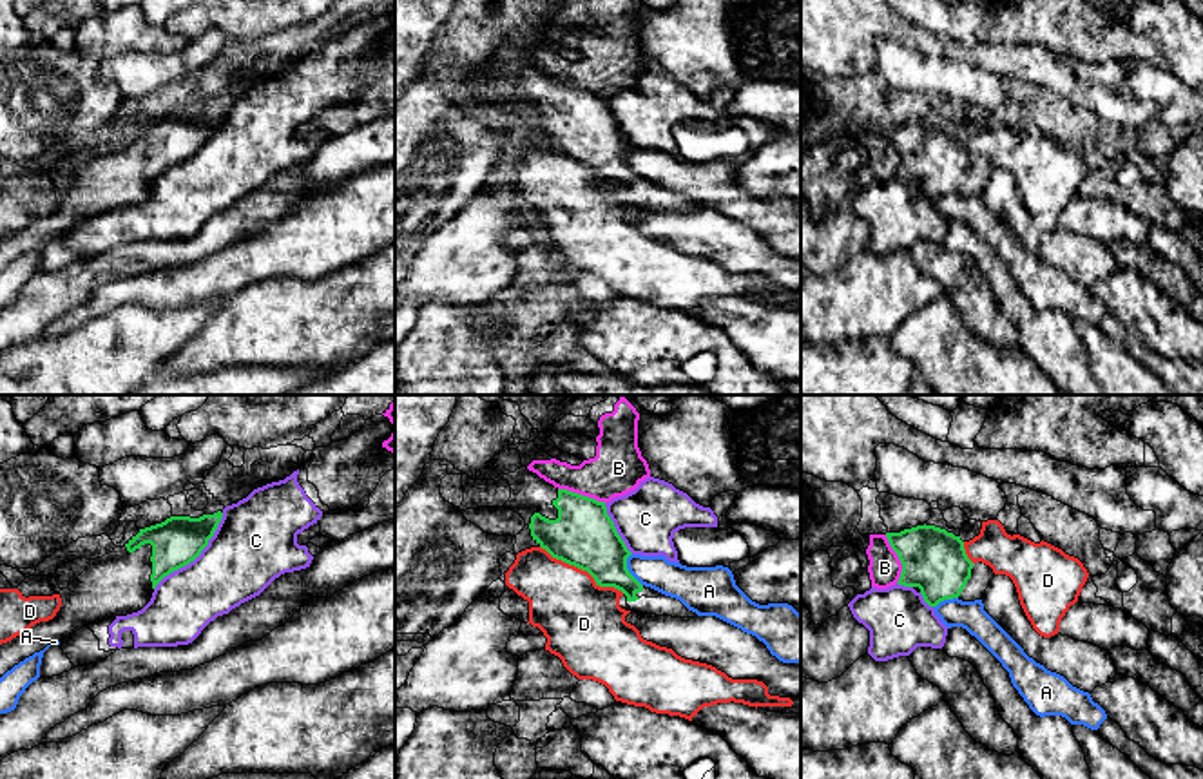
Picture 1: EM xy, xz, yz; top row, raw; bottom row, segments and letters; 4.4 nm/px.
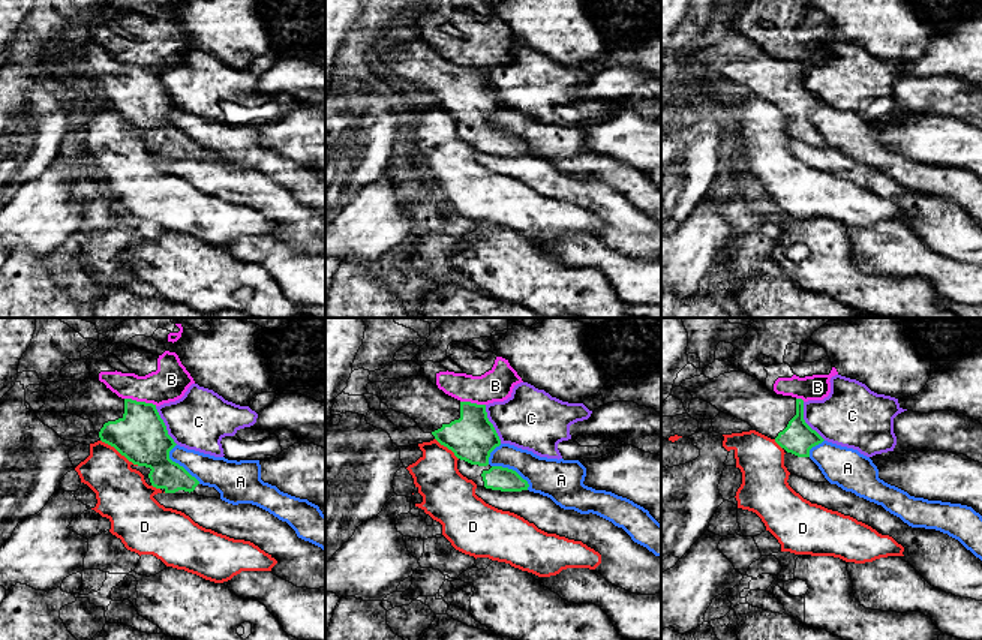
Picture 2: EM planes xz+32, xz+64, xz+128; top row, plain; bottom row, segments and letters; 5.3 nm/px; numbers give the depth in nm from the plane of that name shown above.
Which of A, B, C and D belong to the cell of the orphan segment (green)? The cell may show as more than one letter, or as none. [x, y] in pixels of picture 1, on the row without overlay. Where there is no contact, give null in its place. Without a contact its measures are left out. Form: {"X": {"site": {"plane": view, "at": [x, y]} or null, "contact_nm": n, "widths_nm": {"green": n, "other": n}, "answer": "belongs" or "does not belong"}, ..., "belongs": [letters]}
{"A": {"site": {"plane": "xz", "at": [627, 163]}, "contact_nm": 160, "widths_nm": {"green": 280, "other": 150}, "answer": "does not belong"}, "B": {"site": {"plane": "yz", "at": [899, 153]}, "contact_nm": 220, "widths_nm": {"green": 280, "other": 150}, "answer": "does not belong"}, "C": {"site": {"plane": "xy", "at": [196, 151]}, "contact_nm": 460, "widths_nm": {"green": 220, "other": 360}, "answer": "does not belong"}, "D": {"site": {"plane": "xz", "at": [582, 163]}, "contact_nm": 440, "widths_nm": {"green": 280, "other": 360}, "answer": "does not belong"}, "belongs": []}

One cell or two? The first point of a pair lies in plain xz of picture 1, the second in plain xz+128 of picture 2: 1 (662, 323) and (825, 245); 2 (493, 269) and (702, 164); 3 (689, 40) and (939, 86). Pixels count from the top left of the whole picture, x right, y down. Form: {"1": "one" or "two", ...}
{"1": "one", "2": "two", "3": "two"}

